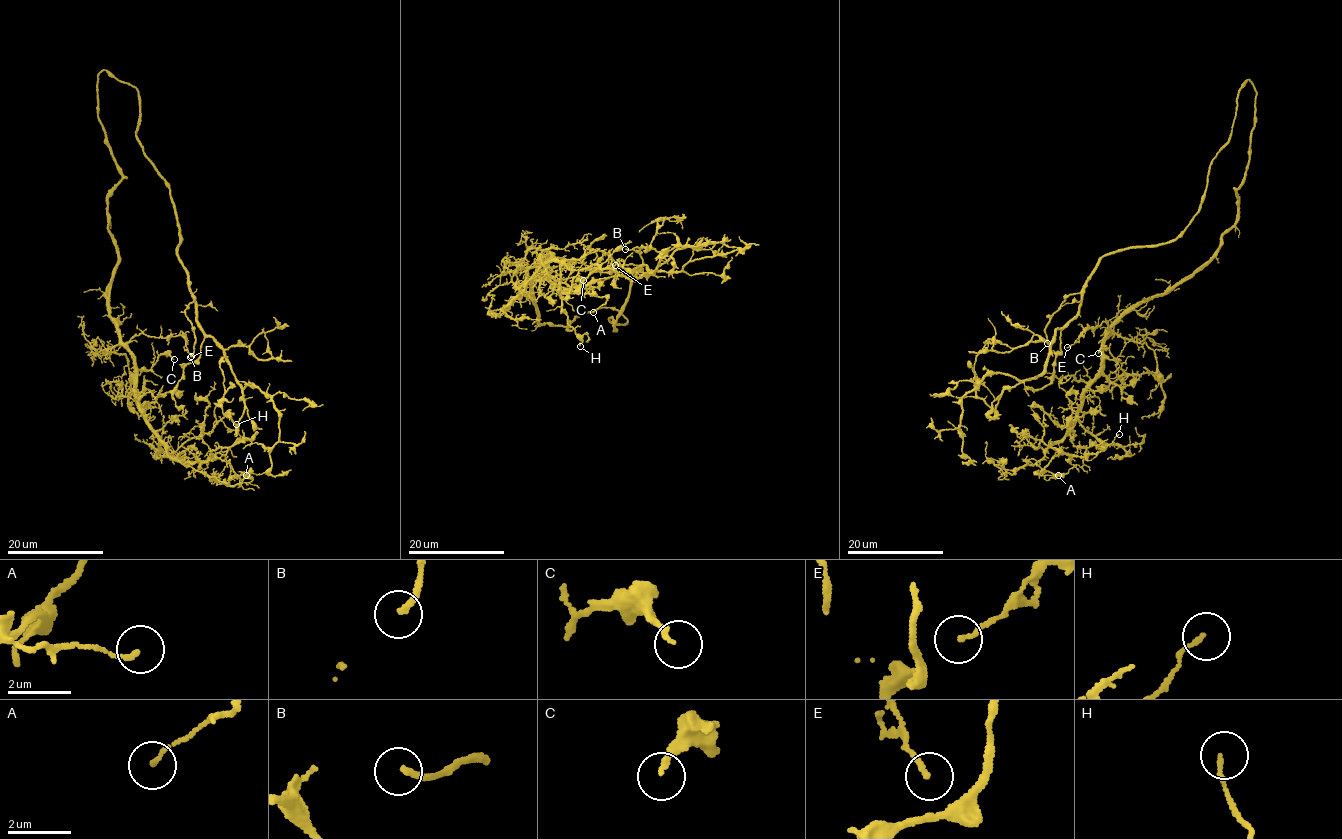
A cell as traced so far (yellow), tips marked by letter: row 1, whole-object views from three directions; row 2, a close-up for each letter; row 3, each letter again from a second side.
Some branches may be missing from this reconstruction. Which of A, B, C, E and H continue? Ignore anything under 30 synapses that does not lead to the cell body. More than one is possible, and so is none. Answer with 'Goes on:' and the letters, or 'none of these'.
Goes on: B

